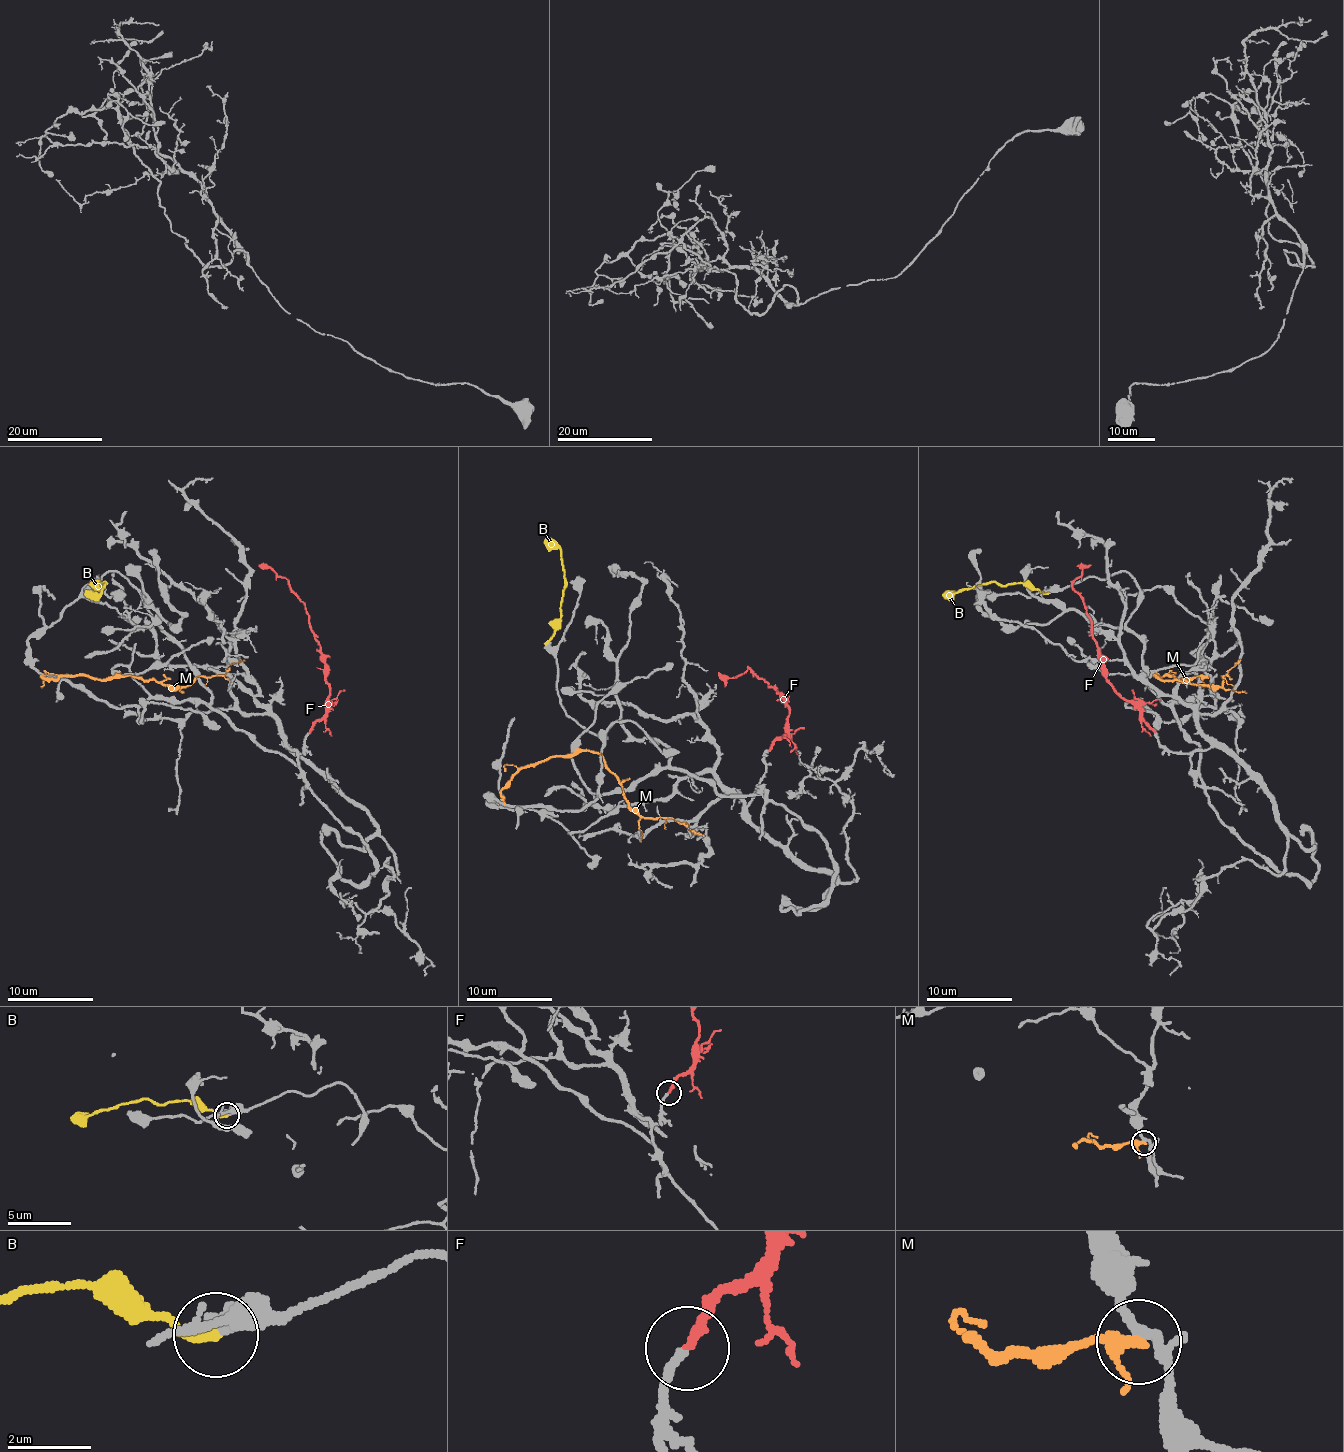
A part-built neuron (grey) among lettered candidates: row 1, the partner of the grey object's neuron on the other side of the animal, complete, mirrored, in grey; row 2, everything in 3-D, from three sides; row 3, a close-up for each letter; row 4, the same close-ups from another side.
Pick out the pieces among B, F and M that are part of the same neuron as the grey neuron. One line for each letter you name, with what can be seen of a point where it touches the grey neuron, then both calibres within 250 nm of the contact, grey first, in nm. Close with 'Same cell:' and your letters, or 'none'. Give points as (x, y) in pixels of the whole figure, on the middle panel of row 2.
F: meets grey at (769, 751); 240 nm thick on the grey side, 220 nm on the other
Same cell: F

